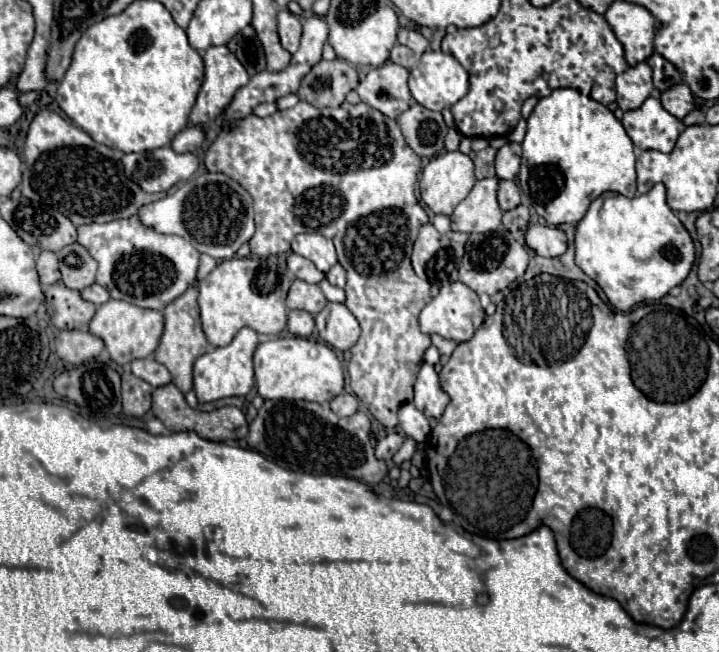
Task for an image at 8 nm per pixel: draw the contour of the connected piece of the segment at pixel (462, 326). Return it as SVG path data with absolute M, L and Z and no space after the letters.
M454 281L454 283L444 285L440 289L440 293L422 309L422 313L420 313L420 329L422 329L422 333L428 333L428 335L438 333L444 339L452 339L452 341L462 343L462 341L472 339L472 335L484 323L484 319L486 319L486 313L484 313L482 305L480 305L478 295L470 287L466 287L464 283Z

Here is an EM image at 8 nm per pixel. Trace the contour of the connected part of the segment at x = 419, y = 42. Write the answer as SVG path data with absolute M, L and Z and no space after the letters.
M400 29L398 31L398 41L406 47L410 47L414 53L422 55L426 49L428 49L428 39L418 33L418 31L412 31L412 29Z

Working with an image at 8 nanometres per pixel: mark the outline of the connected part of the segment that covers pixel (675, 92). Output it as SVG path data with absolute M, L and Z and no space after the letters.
M678 83L676 87L670 87L668 91L660 93L660 101L662 107L676 119L684 119L694 109L694 97L690 95L690 89L684 83Z

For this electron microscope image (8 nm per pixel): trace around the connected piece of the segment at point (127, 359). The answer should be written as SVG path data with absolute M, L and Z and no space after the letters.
M110 299L108 303L100 305L96 309L94 319L90 321L90 333L94 333L96 337L100 337L106 343L110 359L118 365L128 365L136 359L150 357L154 353L154 349L158 347L162 331L164 331L164 321L162 321L160 311L140 309L132 303L124 303L124 301L116 301L116 299Z

